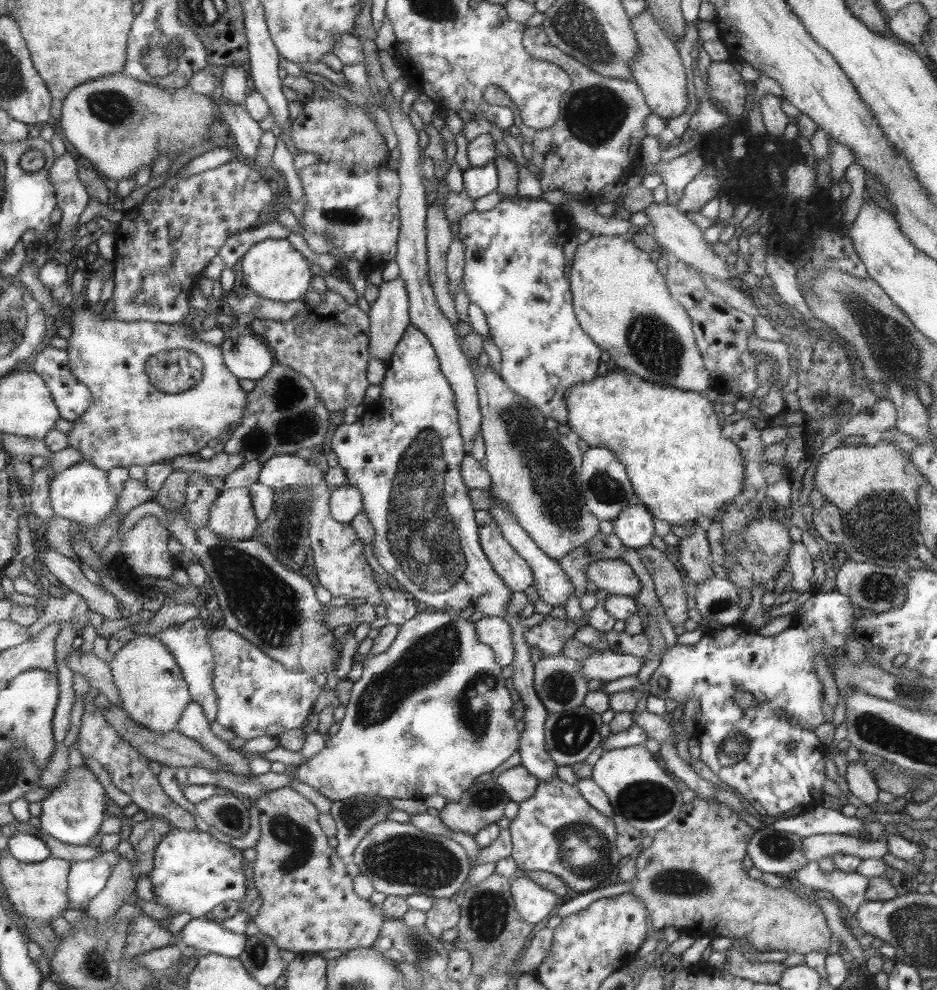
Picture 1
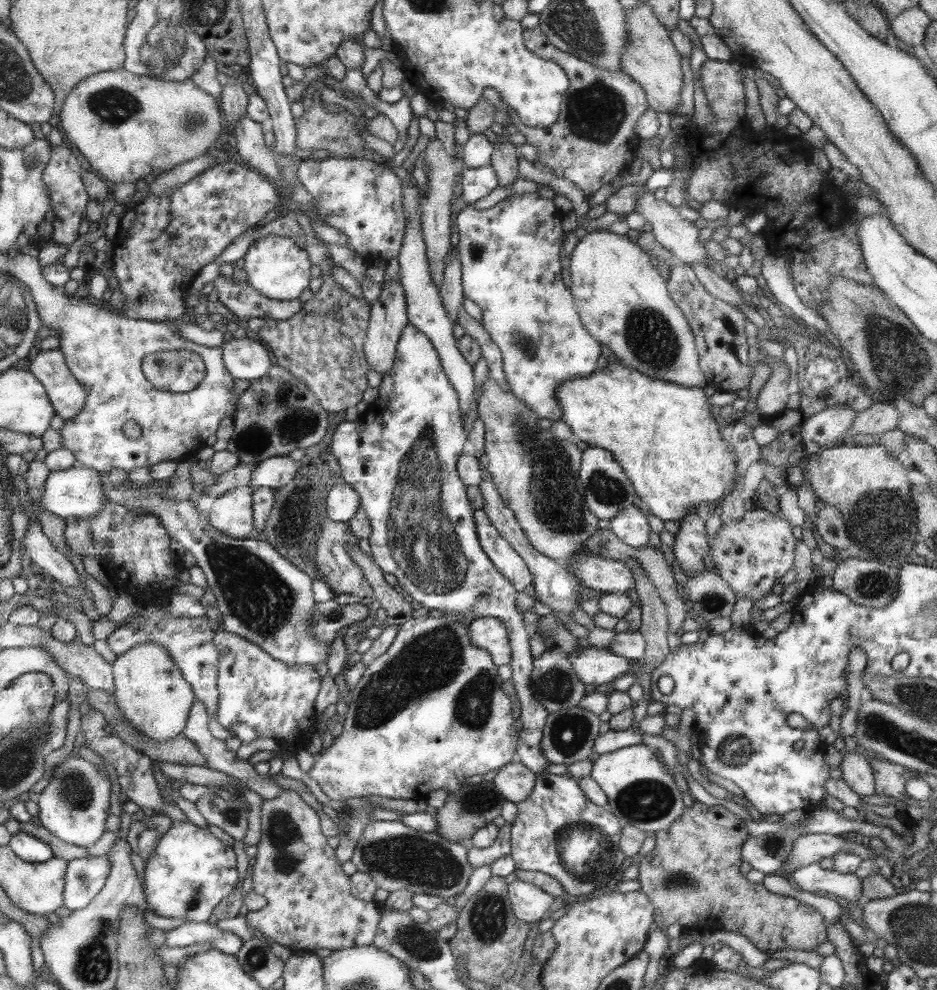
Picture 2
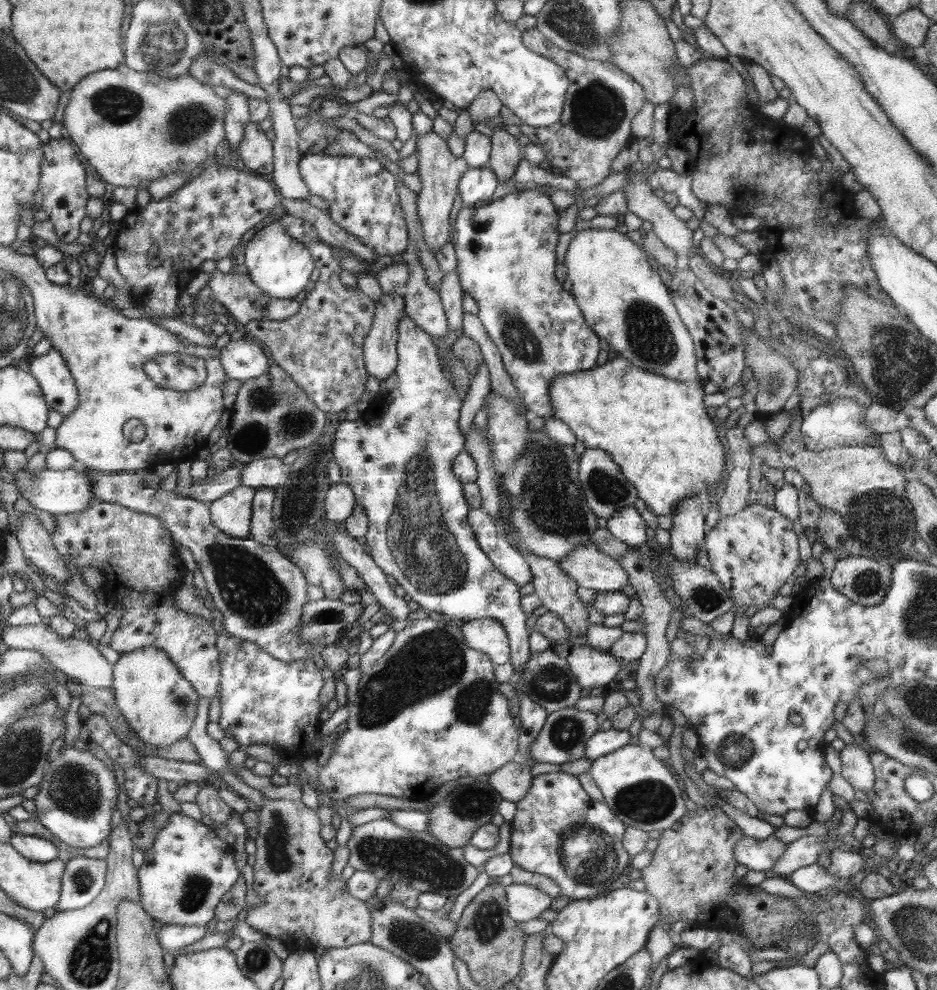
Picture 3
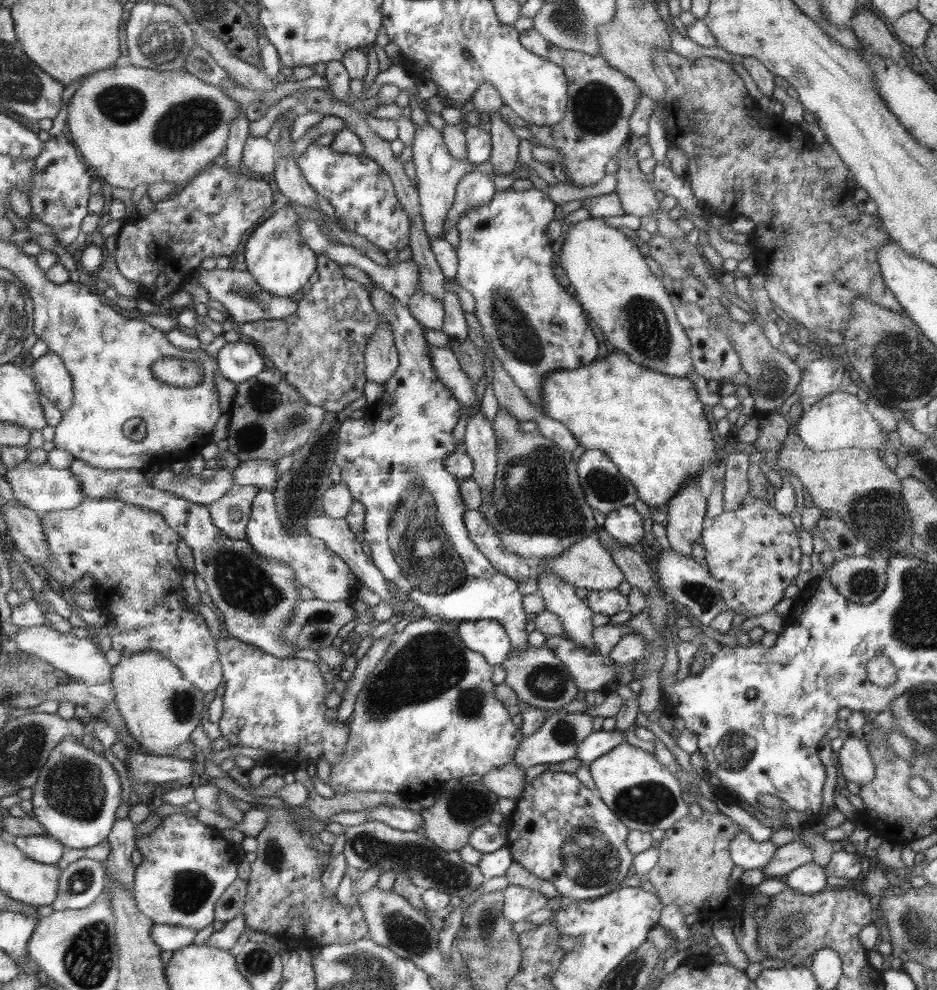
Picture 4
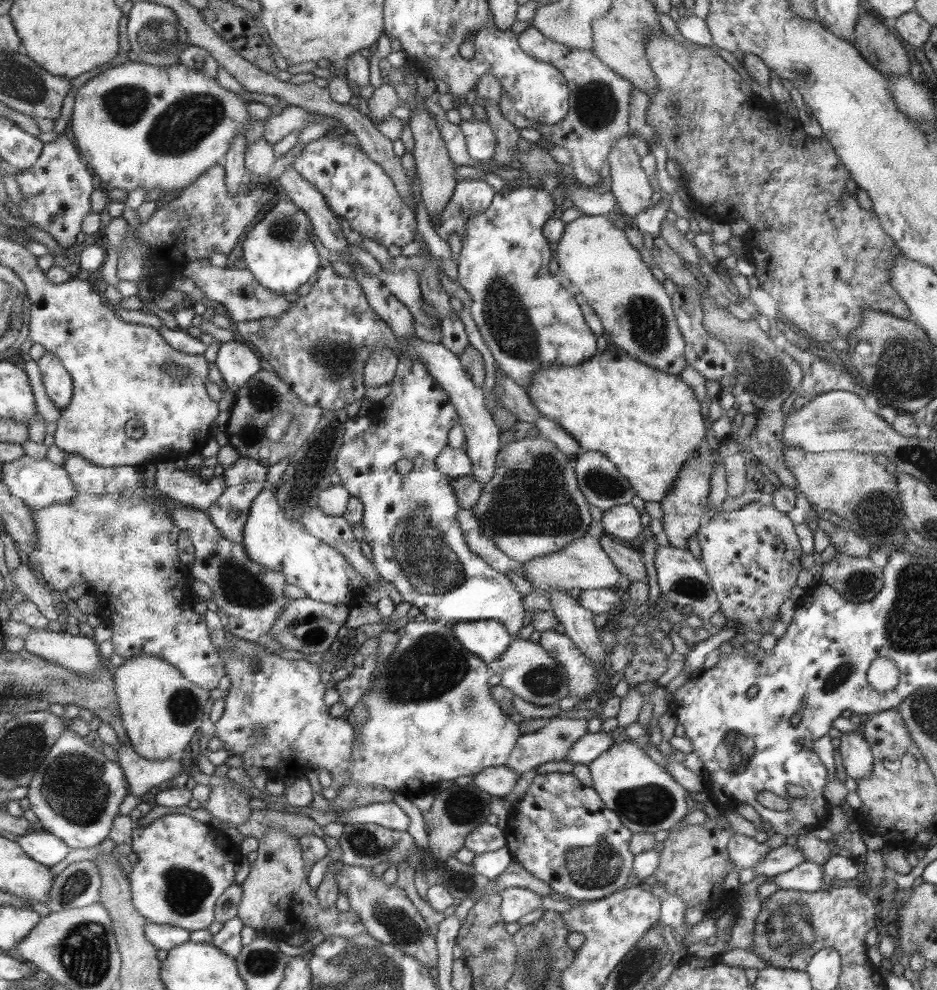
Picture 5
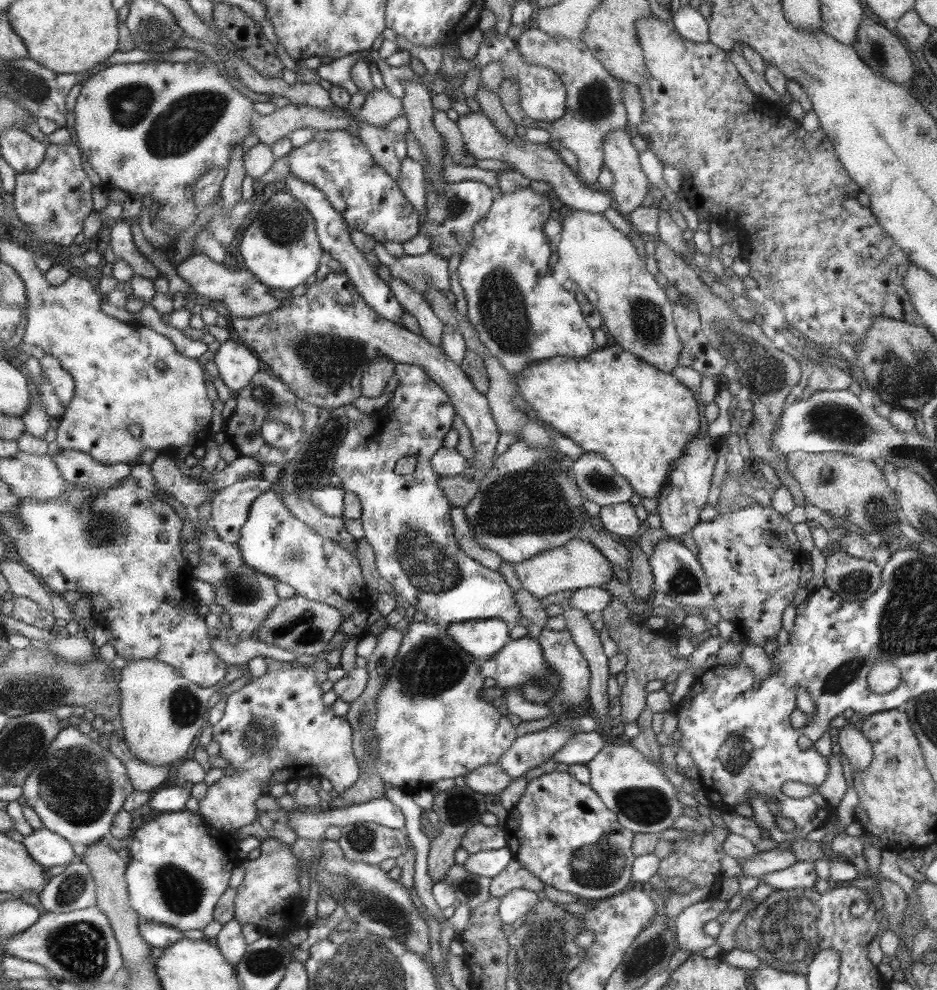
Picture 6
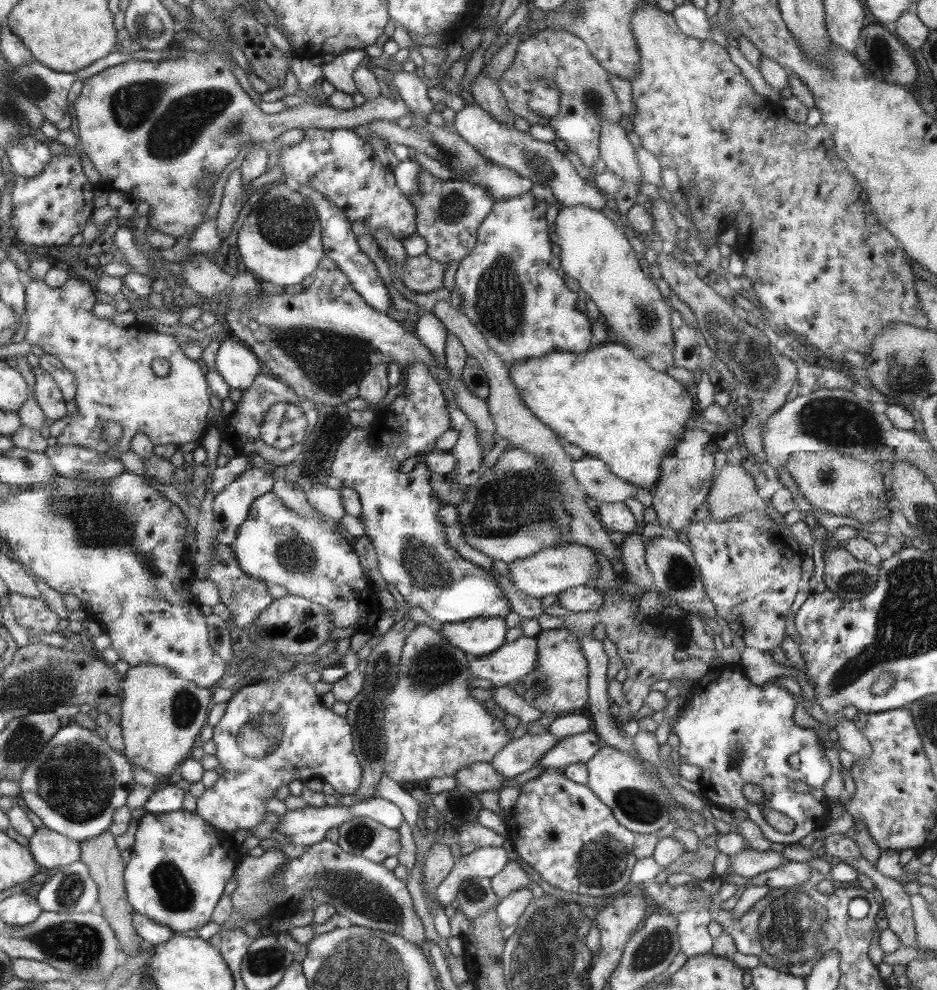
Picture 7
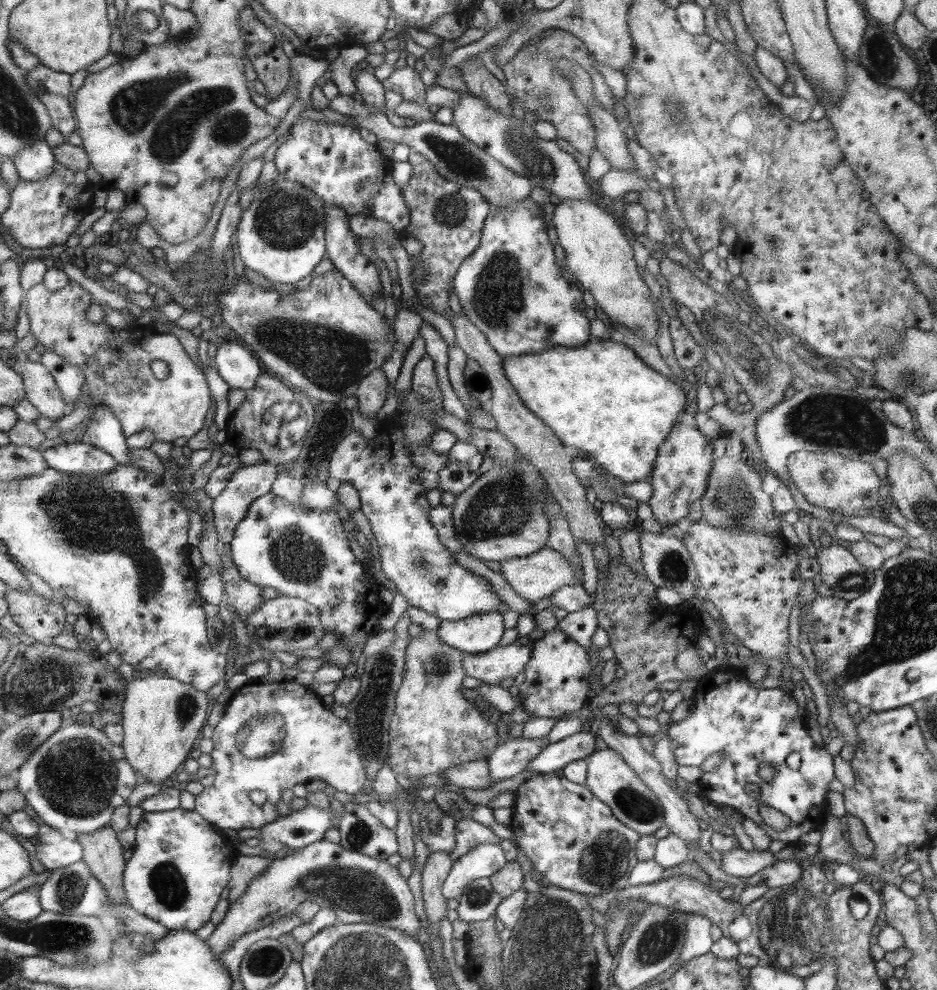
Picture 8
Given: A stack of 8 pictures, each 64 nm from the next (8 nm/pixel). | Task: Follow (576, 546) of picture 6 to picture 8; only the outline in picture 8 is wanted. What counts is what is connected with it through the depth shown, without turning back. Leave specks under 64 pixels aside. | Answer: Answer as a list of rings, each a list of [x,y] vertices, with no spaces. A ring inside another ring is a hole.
[[[548,547],[538,549],[538,552],[522,558],[512,558],[501,562],[500,574],[516,593],[528,599],[531,603],[550,597],[560,586],[576,584],[576,574],[583,575],[582,563],[578,558],[578,571],[570,565],[570,561],[562,553]]]

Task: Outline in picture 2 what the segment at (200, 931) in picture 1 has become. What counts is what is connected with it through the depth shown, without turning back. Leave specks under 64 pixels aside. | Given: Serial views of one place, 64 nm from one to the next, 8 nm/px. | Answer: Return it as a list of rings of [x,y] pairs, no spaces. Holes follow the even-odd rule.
[[[185,922],[176,929],[164,932],[166,946],[186,947],[196,944],[210,944],[210,949],[224,954],[236,955],[244,944],[234,933],[222,931],[210,922]]]

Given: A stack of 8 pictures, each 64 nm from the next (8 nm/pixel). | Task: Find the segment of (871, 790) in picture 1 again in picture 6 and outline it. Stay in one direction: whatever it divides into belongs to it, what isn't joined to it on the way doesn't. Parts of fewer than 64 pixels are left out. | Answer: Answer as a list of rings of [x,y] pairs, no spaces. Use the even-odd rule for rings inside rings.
[[[853,721],[842,729],[839,729],[839,744],[841,754],[844,754],[850,762],[853,770],[862,772],[869,768],[870,762],[874,758],[874,747],[868,737],[854,726]]]

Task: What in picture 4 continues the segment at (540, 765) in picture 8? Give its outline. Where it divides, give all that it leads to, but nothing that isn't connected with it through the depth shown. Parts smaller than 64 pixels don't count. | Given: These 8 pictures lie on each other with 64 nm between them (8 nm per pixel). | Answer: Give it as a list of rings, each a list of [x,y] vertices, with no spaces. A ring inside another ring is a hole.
[[[604,731],[593,732],[587,736],[576,752],[576,759],[580,759],[582,764],[591,765],[594,760],[600,758],[606,752],[610,752],[616,745],[625,741],[624,732],[622,731]]]

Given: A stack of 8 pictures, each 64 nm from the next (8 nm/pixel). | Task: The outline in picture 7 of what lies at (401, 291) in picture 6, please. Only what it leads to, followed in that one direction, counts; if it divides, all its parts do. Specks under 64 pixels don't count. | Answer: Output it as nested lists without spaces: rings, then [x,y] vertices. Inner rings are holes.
[[[420,307],[418,314],[419,322],[416,323],[416,335],[432,351],[432,355],[437,360],[437,366],[443,370],[446,368],[447,328],[433,311],[427,310],[425,307]]]

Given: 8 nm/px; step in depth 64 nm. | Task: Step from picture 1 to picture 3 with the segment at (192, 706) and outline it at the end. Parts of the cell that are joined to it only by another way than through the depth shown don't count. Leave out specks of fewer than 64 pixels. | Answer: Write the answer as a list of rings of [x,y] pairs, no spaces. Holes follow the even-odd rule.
[[[201,698],[198,701],[198,713],[196,713],[196,718],[194,718],[194,723],[192,723],[187,736],[187,739],[194,744],[195,749],[201,756],[204,766],[213,773],[218,773],[219,770],[234,772],[244,784],[260,791],[268,801],[280,799],[302,800],[302,786],[300,786],[300,783],[276,786],[272,784],[269,776],[260,776],[256,769],[244,767],[243,764],[232,767],[228,763],[229,753],[220,747],[220,741],[210,737],[206,732],[207,725],[210,725],[208,720],[210,702],[210,698]]]

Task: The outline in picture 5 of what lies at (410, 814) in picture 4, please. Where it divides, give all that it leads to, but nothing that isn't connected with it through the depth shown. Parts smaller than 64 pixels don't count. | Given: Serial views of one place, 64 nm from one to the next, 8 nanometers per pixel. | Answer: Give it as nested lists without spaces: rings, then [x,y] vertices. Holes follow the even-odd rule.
[[[394,801],[374,802],[368,806],[358,806],[358,808],[342,810],[338,813],[340,819],[338,822],[342,824],[378,824],[390,830],[398,830],[398,832],[408,830],[408,824],[410,824],[410,817]]]

